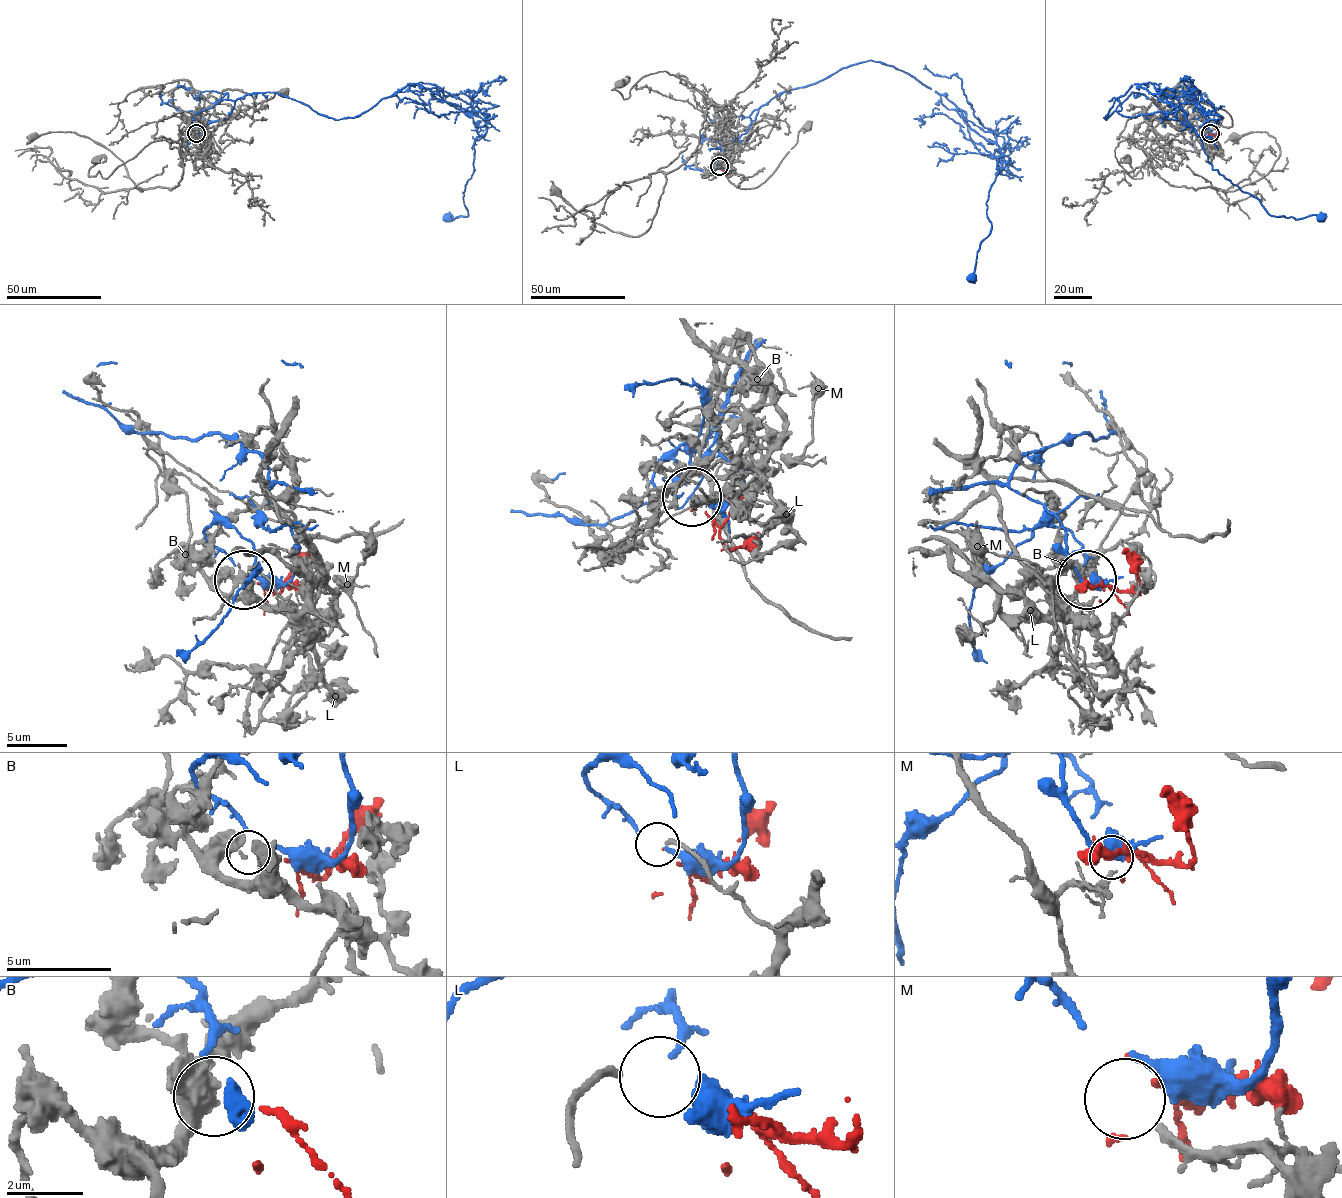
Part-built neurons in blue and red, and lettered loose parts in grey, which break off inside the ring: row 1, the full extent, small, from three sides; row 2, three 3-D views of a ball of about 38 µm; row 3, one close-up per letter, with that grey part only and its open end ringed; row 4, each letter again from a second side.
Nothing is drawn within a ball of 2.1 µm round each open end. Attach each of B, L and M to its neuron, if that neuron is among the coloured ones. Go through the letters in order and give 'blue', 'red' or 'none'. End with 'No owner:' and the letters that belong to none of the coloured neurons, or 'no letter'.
B: red
L: none
M: none
No owner: L, M

